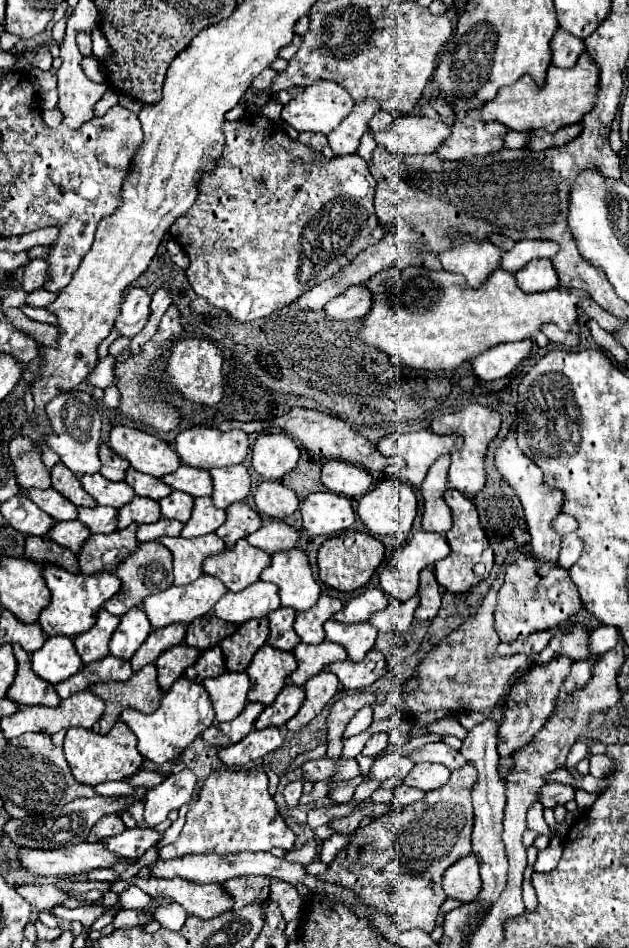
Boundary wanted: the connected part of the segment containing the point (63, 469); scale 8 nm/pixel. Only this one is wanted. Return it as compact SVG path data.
M58 462L52 470L50 470L50 476L52 476L52 488L58 490L60 494L64 494L70 502L78 504L78 506L96 506L96 502L92 500L92 496L82 488L80 480L76 474L72 474L72 470Z

